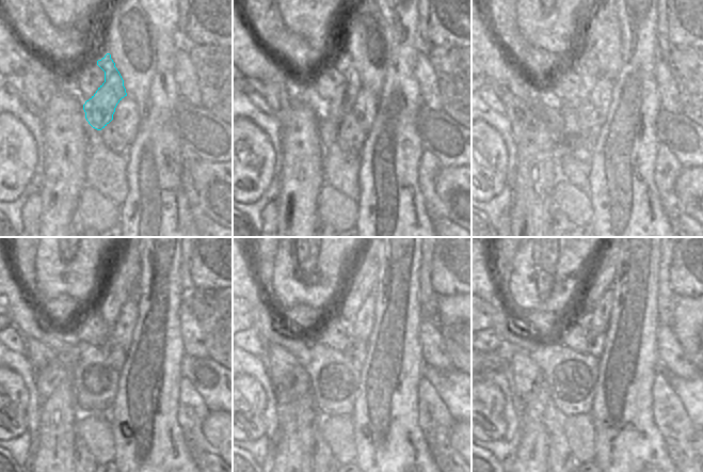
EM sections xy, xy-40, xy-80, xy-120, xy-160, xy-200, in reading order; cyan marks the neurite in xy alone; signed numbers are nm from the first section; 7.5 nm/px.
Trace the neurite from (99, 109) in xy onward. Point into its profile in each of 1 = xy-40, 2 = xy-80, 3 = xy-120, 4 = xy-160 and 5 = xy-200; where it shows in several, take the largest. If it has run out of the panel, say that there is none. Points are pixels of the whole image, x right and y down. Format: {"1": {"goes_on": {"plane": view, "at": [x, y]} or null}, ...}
{"1": {"goes_on": {"plane": "xy-40", "at": [335, 109]}}, "2": {"goes_on": {"plane": "xy-80", "at": [586, 63]}}, "3": {"goes_on": {"plane": "xy-120", "at": [113, 297]}}, "4": {"goes_on": {"plane": "xy-160", "at": [357, 288]}}, "5": {"goes_on": {"plane": "xy-200", "at": [603, 276]}}}

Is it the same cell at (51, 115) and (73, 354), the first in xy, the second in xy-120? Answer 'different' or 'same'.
different

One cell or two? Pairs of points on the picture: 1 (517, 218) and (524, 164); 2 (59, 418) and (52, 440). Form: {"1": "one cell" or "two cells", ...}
{"1": "one cell", "2": "one cell"}

